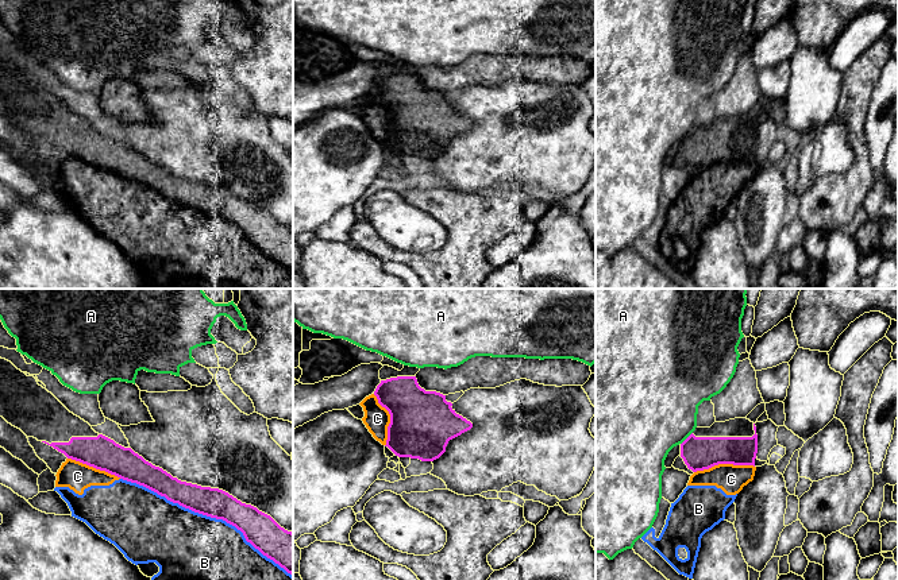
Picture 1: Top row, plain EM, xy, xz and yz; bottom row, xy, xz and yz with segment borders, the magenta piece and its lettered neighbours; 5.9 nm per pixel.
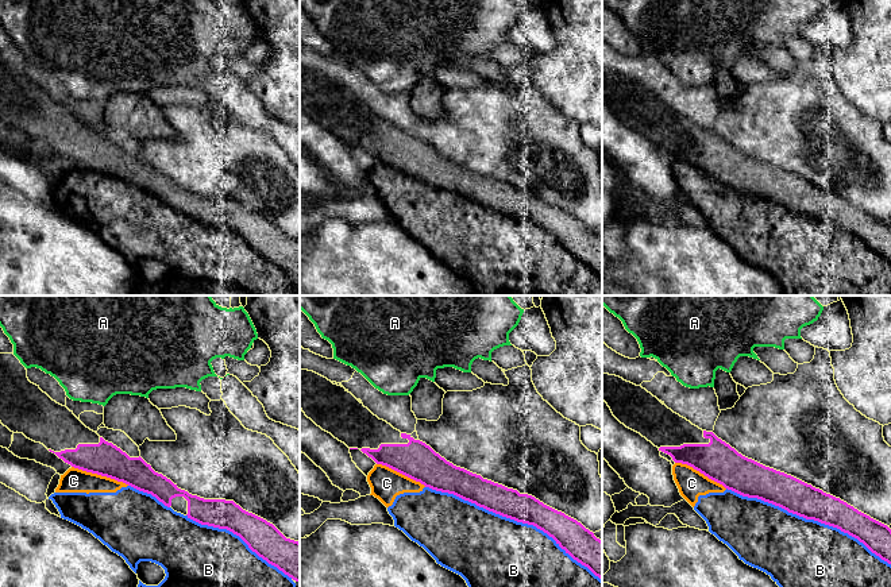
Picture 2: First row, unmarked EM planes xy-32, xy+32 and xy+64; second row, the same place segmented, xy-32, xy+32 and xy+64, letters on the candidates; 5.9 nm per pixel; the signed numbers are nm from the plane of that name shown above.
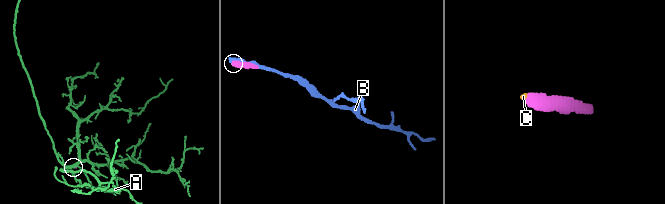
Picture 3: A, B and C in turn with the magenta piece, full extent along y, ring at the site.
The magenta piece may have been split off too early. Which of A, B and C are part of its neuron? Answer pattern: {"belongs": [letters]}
{"belongs": []}

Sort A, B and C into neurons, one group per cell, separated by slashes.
A / B C

